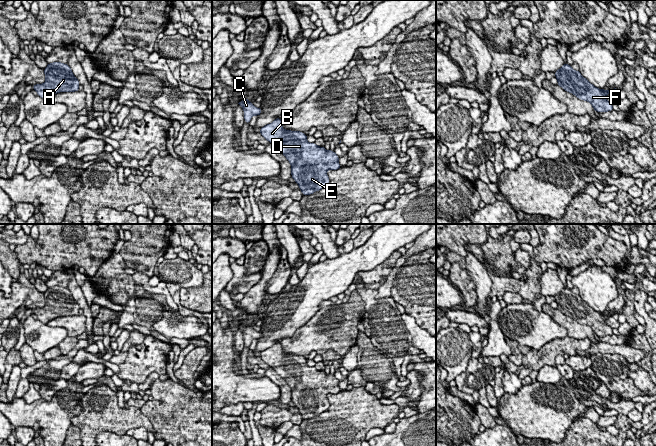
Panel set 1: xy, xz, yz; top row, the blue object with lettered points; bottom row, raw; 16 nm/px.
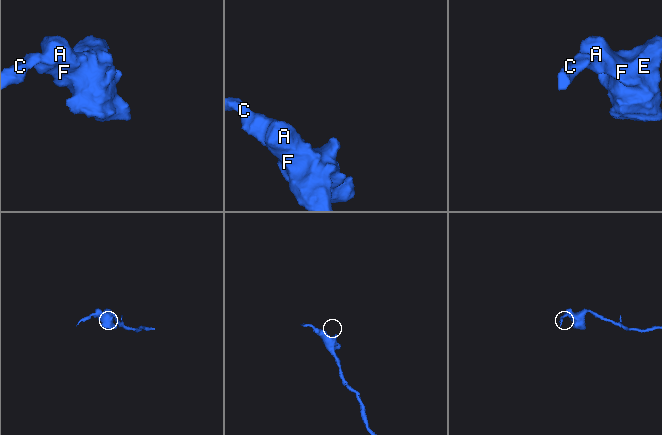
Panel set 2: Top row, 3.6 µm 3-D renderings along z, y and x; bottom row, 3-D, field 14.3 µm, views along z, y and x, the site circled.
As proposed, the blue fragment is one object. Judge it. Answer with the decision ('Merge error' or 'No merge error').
No merge error

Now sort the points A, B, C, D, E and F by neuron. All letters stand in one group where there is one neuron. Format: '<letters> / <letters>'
A B C D E F

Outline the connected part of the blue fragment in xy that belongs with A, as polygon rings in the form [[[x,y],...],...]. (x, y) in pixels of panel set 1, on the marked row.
[[[49,63],[44,69],[44,74],[46,81],[43,84],[36,83],[32,86],[38,96],[44,100],[60,92],[79,91],[80,83],[68,64]]]

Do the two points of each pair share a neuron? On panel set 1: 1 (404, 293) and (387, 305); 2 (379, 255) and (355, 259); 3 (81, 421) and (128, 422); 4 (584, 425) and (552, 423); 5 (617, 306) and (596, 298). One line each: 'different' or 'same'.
1: different
2: same
3: same
4: different
5: different

